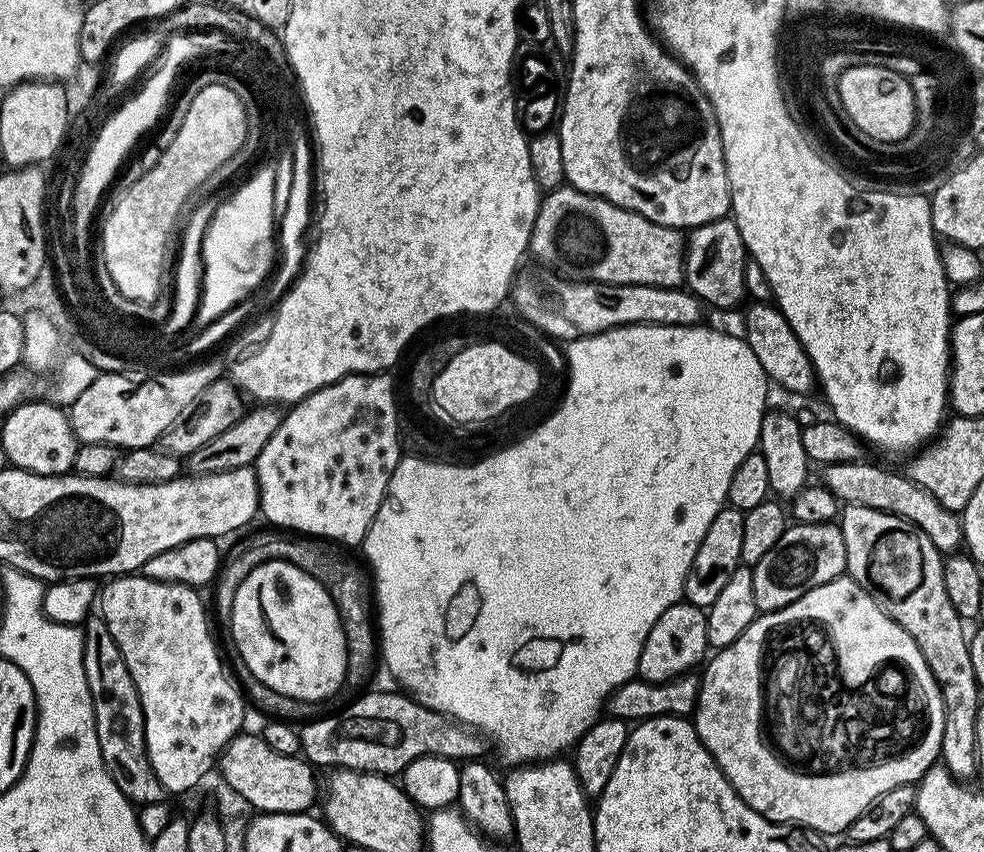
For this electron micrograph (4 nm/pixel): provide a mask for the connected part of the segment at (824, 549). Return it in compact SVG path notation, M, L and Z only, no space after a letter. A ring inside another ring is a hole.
M793 523L762 558L762 562L751 565L757 613L773 612L790 606L802 598L802 594L814 590L814 586L822 586L845 575L847 567L846 542L835 523Z

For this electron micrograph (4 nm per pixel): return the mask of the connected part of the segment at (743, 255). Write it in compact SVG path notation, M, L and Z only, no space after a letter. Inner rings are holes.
M735 219L706 222L687 233L686 255L682 261L684 284L688 291L694 293L705 305L736 308L746 300L746 266L749 259L748 248L742 242L742 234Z

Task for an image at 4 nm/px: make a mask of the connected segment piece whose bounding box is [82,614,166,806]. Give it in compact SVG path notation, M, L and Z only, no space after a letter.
M89 615L82 631L86 686L90 686L90 702L94 706L94 726L98 730L98 746L102 746L102 762L106 770L110 770L110 778L114 778L118 790L122 790L133 805L161 803L166 793L150 766L142 702L134 686L134 678L130 678L126 658L122 658L122 650L118 642L114 642L114 634L110 634L110 626L106 626L103 616Z

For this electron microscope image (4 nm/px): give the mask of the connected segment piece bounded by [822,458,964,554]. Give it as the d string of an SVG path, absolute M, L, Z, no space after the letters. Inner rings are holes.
M867 459L838 462L837 464L823 465L822 483L830 489L837 500L844 504L861 504L870 506L870 510L882 510L895 516L901 516L914 526L918 526L934 542L934 546L941 554L956 554L964 544L964 525L961 517L955 512L946 510L930 490L918 486L903 471L891 472L880 464L867 464Z

